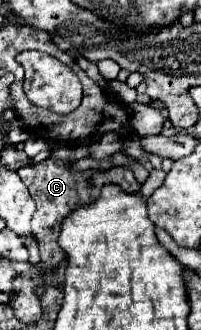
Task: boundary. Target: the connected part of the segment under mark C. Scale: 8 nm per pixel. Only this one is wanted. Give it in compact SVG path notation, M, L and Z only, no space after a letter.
M46 159L42 163L34 163L34 165L26 165L20 167L16 173L20 175L20 179L24 181L24 185L28 187L32 199L36 201L36 213L32 219L32 227L34 227L34 235L38 239L40 245L40 257L42 263L48 265L58 265L66 259L62 247L58 245L58 235L60 235L60 227L62 221L76 209L94 203L100 197L100 191L104 185L112 183L118 185L124 193L138 193L140 185L134 177L134 173L128 167L114 167L110 171L74 171L72 173L72 163L74 161L56 161L56 159Z

